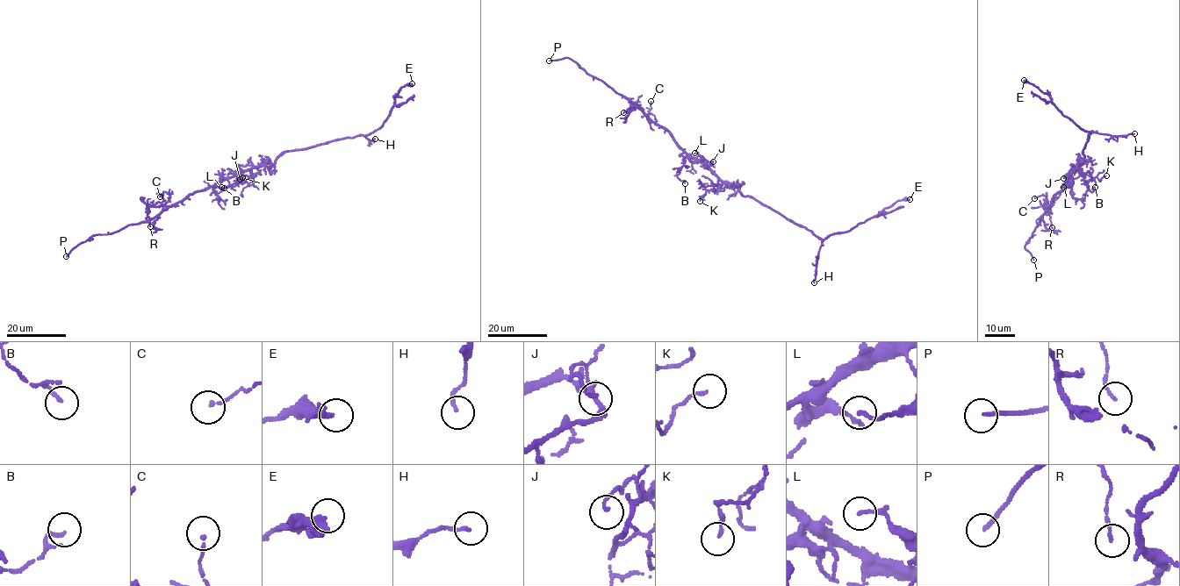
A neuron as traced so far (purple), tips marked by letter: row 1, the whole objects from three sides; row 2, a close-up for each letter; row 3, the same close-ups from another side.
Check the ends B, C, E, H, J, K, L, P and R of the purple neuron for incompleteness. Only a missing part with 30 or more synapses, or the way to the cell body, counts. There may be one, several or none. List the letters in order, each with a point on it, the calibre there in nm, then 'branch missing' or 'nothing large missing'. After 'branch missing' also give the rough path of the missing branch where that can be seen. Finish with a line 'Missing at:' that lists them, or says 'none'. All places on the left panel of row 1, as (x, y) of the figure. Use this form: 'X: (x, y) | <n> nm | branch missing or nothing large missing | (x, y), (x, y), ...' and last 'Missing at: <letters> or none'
B: (224, 188) | 140 nm | nothing large missing
C: (160, 196) | 140 nm | nothing large missing
E: (412, 83) | 260 nm | nothing large missing
H: (375, 139) | 140 nm | nothing large missing
J: (240, 179) | 130 nm | nothing large missing
K: (242, 177) | 120 nm | nothing large missing
L: (221, 187) | 140 nm | nothing large missing
P: (66, 256) | 170 nm | branch missing | (66, 256), (55, 266), (41, 284), (34, 287), (30, 296), (34, 302)
R: (150, 226) | 120 nm | nothing large missing
Missing at: P

